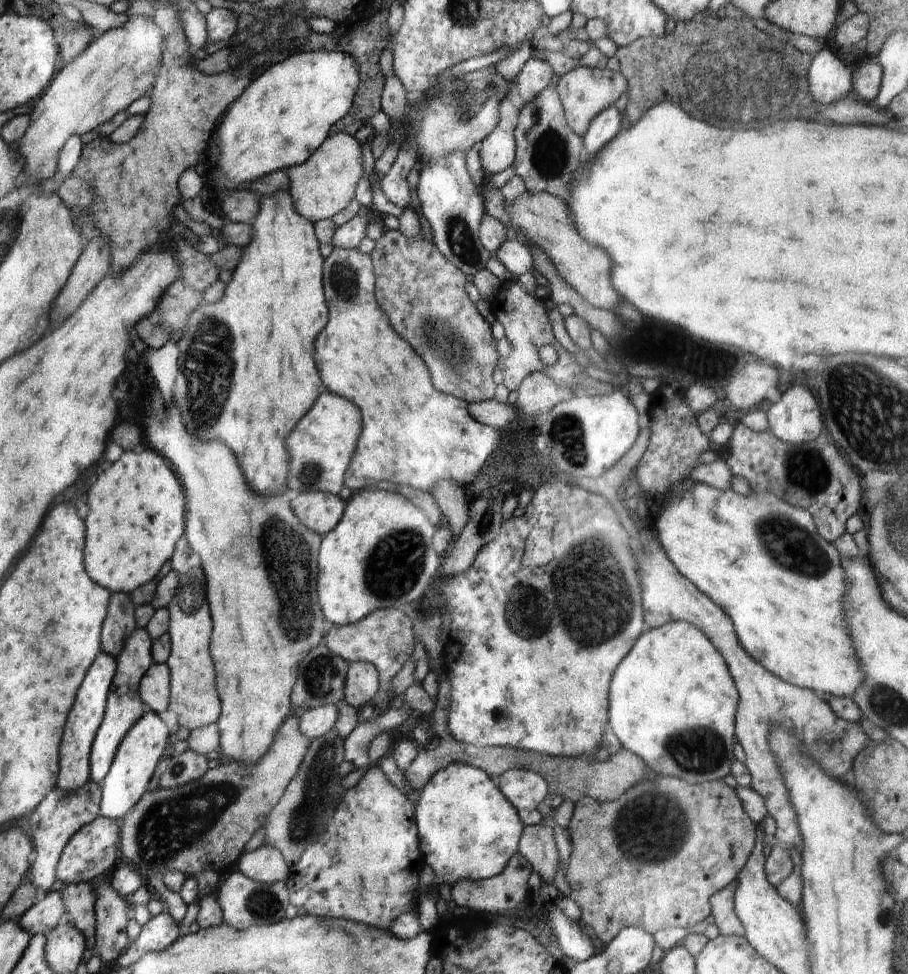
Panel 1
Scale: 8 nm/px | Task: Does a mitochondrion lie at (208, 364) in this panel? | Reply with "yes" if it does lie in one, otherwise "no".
yes

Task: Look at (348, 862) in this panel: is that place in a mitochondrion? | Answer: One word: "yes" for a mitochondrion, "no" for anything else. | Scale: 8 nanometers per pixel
no

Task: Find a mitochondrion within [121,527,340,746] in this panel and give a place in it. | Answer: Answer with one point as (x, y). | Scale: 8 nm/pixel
(189, 597)

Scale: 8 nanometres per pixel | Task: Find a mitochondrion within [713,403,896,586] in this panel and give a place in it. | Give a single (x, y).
(791, 545)

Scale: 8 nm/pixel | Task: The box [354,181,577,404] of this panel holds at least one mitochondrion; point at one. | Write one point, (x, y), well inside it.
(456, 352)

